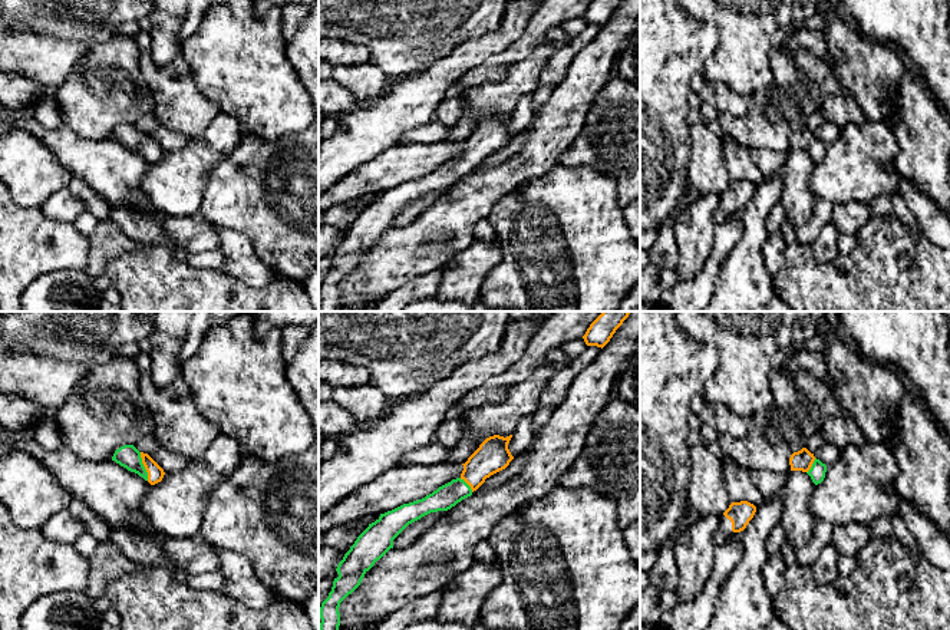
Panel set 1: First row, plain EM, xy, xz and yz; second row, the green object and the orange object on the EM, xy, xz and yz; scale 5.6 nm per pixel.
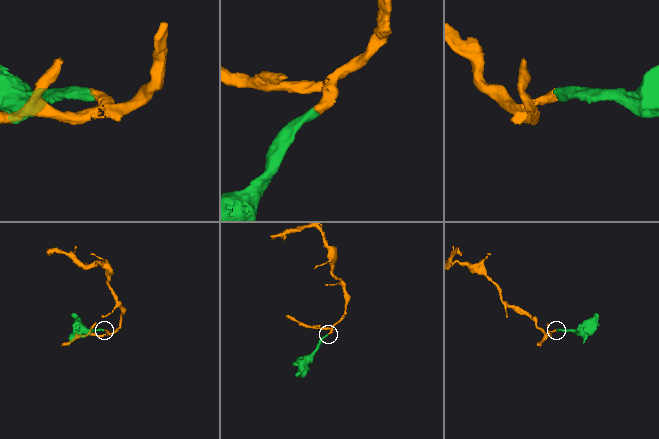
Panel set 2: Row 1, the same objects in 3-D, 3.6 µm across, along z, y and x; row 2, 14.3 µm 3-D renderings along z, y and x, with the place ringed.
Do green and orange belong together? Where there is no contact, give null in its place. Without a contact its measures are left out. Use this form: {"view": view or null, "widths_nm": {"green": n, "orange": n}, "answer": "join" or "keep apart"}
{"view": "xy", "widths_nm": {"green": 130, "orange": 90}, "answer": "join"}

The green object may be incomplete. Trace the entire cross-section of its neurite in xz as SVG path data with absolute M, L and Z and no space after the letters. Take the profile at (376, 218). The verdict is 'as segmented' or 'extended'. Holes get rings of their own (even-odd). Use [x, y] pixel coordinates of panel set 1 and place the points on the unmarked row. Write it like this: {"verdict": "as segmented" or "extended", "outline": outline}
{"verdict": "extended", "outline": "M512 113L486 116L462 142L464 149L459 156L439 165L422 178L380 192L375 201L369 202L336 247L339 255L334 257L331 270L320 286L321 301L319 311L340 311L340 281L360 264L365 253L375 241L393 227L393 218L409 202L431 191L451 188L471 175L486 156L509 144L514 138L508 128L511 116Z"}

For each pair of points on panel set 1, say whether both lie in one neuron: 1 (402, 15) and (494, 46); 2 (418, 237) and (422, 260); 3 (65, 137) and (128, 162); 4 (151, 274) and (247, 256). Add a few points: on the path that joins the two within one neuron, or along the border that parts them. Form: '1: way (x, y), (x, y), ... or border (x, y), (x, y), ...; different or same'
1: border (501, 22), (488, 32), (462, 40), (442, 56); different
2: way (418, 243), (419, 254); same
3: way (81, 152), (92, 161), (112, 162); same
4: border (227, 271), (257, 287); different

